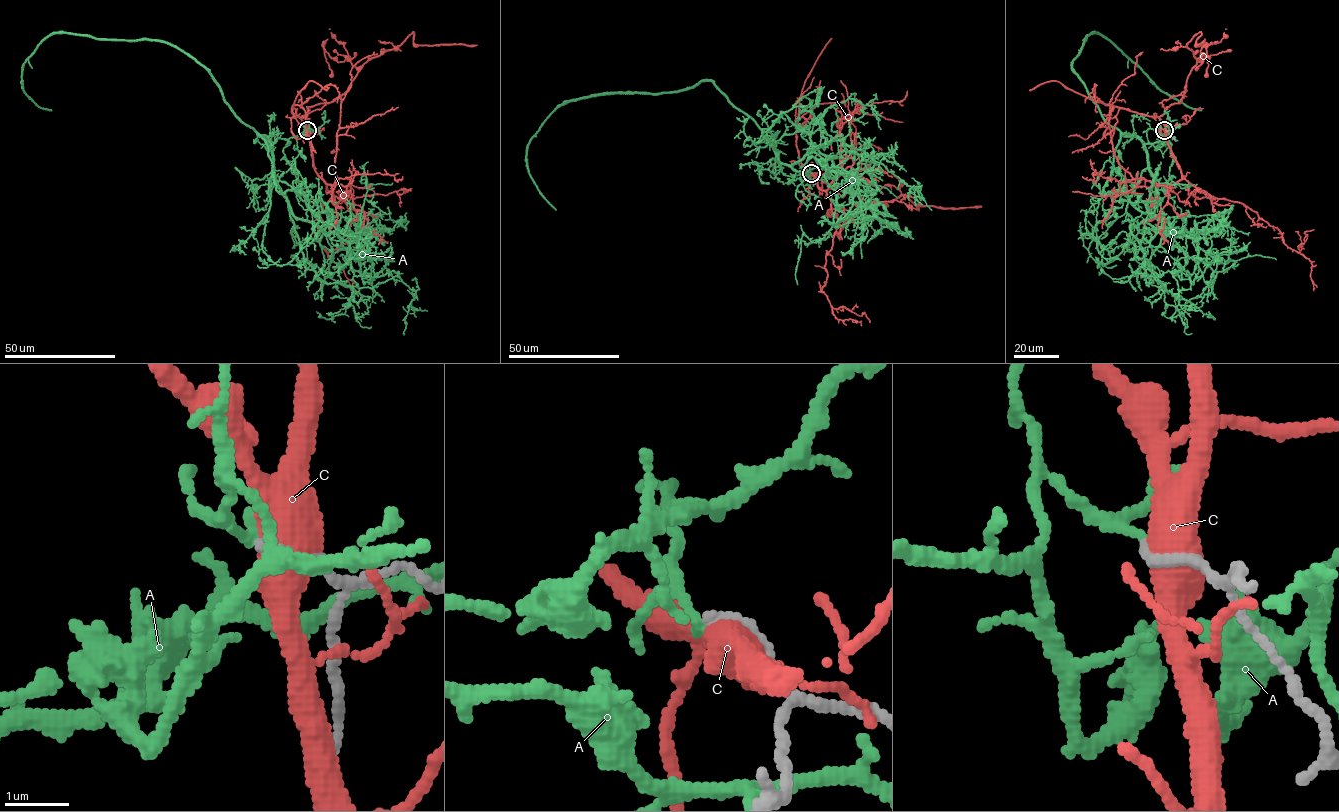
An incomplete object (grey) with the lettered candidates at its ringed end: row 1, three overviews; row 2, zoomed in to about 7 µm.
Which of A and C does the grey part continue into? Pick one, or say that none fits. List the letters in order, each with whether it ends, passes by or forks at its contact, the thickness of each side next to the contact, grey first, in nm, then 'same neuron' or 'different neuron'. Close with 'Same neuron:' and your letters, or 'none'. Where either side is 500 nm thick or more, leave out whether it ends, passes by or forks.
A: it passes by | 150/120 nm | different neuron
C: 190/550 nm | different neuron
Same neuron: none

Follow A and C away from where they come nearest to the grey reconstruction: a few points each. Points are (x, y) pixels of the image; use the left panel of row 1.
A: (307, 130), (260, 136), (206, 69), (163, 42), (66, 33), (23, 65), (23, 91), (51, 110)
C: (308, 130), (316, 172), (328, 184), (337, 184), (337, 131), (341, 102), (351, 85), (350, 70), (377, 53)

